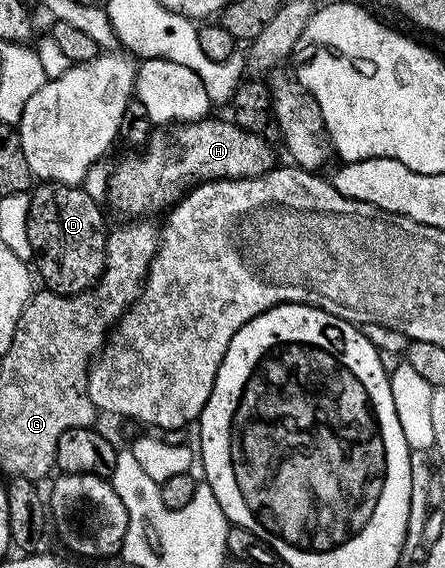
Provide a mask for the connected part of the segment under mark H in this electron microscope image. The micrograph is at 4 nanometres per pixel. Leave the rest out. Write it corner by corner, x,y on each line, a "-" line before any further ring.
206,116
199,121
180,122
168,125
166,129
156,129
148,139
146,145
138,151
139,158
123,158
116,166
113,166
113,169
110,171
109,203
111,202
112,208
123,217
123,220
139,220
144,216
155,216
151,214
157,213
163,205
166,207
168,204
174,203
184,191
200,182
213,182
221,178
256,178
275,169
277,165
275,150
271,147
272,143
268,139
264,138
261,134
254,134
248,130
241,129
241,127
235,125
234,121
227,120
227,122
222,122
221,119
213,117

